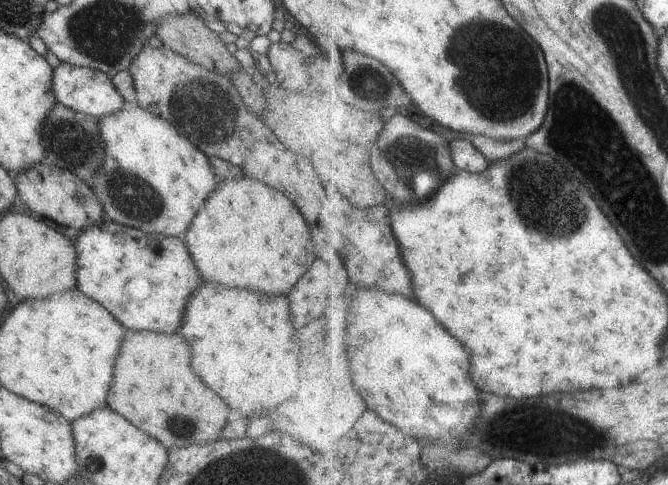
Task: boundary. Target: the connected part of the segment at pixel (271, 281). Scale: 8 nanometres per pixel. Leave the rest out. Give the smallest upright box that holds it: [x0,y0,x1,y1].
[182,175,316,294]

